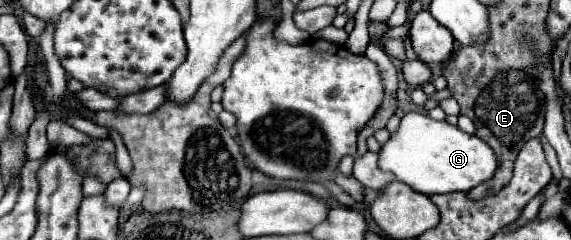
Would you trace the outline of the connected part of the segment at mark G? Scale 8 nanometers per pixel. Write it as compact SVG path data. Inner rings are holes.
M412 111L400 119L400 127L382 145L378 167L394 173L398 181L410 185L414 191L430 195L470 191L490 179L498 163L494 151L476 135L468 135L446 121L436 121L422 111Z

